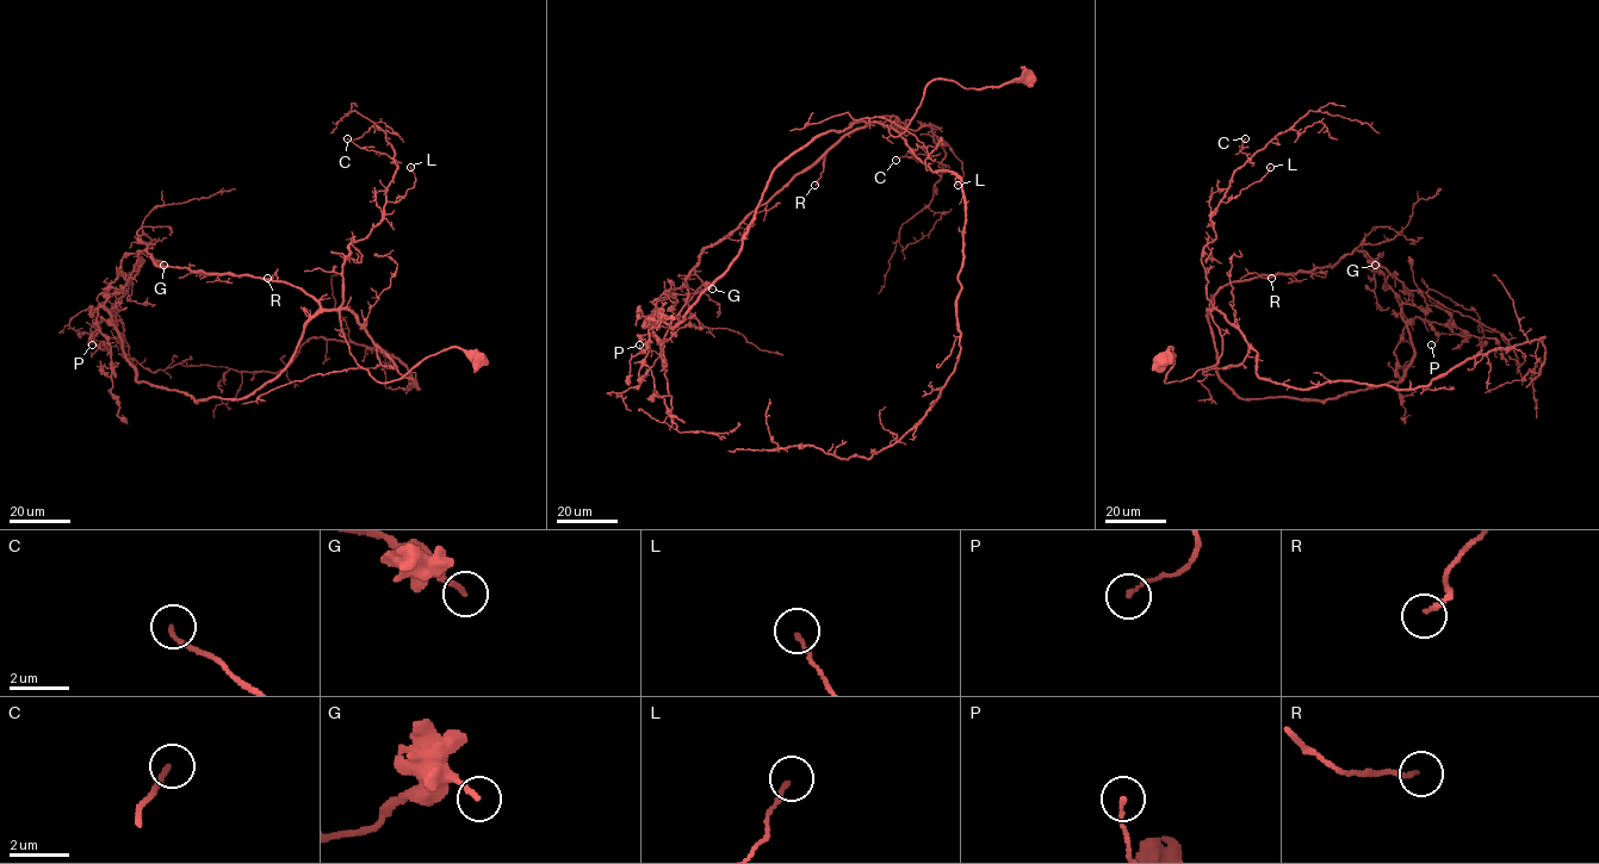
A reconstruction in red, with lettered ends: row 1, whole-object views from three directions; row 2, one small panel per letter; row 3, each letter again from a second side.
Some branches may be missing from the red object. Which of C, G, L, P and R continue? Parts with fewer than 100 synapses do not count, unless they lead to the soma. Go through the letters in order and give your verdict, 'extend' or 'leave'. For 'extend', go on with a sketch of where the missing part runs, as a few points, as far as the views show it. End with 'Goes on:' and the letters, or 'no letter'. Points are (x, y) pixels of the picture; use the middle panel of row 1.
C: leave
G: leave
L: leave
P: leave
R: leave
Goes on: no letter

